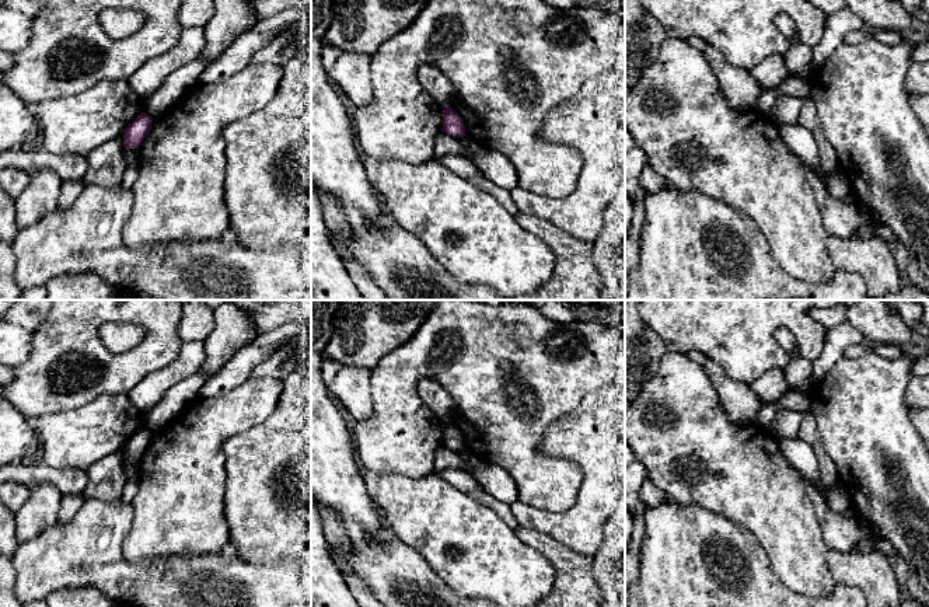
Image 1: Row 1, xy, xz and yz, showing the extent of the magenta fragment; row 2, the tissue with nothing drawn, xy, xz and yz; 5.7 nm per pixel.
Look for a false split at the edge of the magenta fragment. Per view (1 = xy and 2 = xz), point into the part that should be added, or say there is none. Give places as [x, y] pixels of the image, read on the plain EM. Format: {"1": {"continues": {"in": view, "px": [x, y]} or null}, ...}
{"1": {"continues": null}, "2": {"continues": null}}

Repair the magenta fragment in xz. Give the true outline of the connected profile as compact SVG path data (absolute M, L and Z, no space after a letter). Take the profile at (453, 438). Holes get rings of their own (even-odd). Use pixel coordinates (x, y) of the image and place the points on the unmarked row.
M443 421L443 443L441 446L462 451L465 450L465 439L461 430L450 421Z

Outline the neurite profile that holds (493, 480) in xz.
M468 450L461 453L468 461L468 467L462 471L476 479L488 493L509 505L517 500L516 482L503 468L474 457Z

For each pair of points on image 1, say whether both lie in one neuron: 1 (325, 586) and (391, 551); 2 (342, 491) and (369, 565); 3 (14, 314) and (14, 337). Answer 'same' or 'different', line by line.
1: same
2: different
3: different

